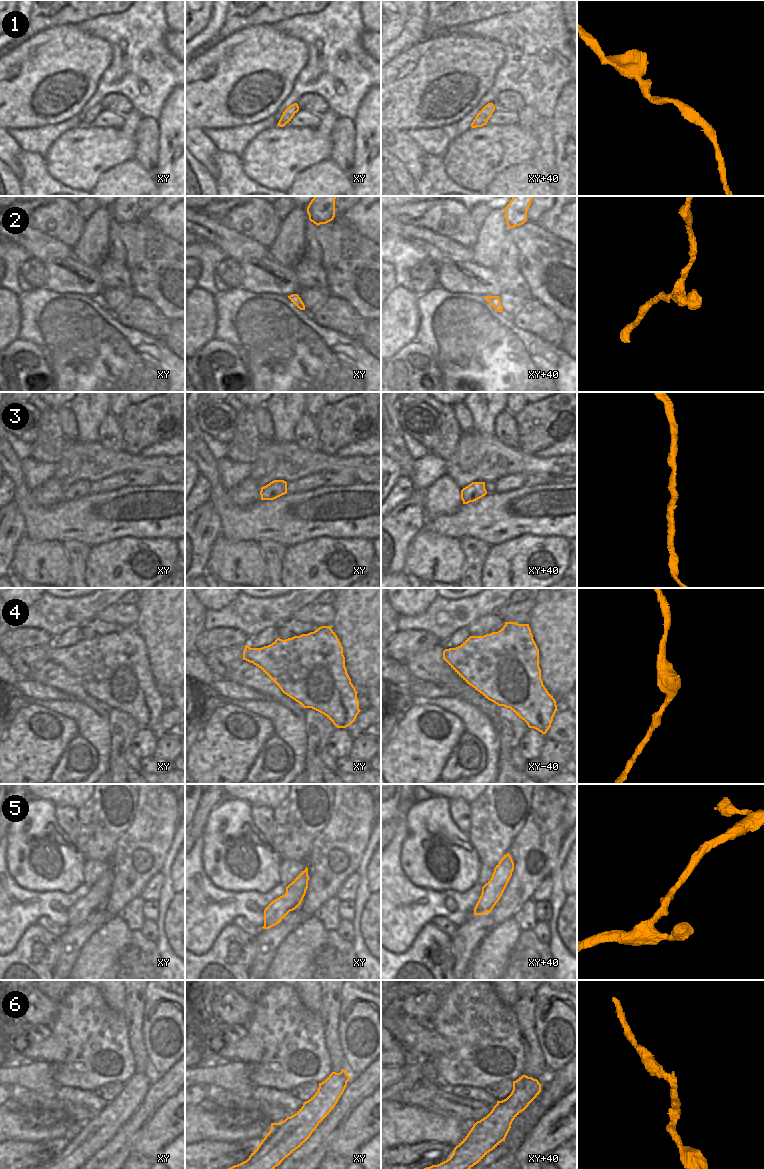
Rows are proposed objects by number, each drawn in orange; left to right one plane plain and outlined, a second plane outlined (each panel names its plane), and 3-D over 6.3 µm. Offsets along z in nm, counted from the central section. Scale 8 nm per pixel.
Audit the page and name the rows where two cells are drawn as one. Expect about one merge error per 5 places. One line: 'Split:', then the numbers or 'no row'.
Split: 4

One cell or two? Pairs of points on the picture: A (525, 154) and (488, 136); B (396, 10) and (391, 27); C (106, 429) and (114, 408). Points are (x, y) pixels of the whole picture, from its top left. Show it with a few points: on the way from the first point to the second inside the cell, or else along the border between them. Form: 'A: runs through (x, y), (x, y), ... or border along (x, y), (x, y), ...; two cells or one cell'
A: runs through (516, 145), (497, 145); one cell
B: runs through (392, 14), (391, 23); one cell
C: border along (109, 411), (117, 417); two cells

